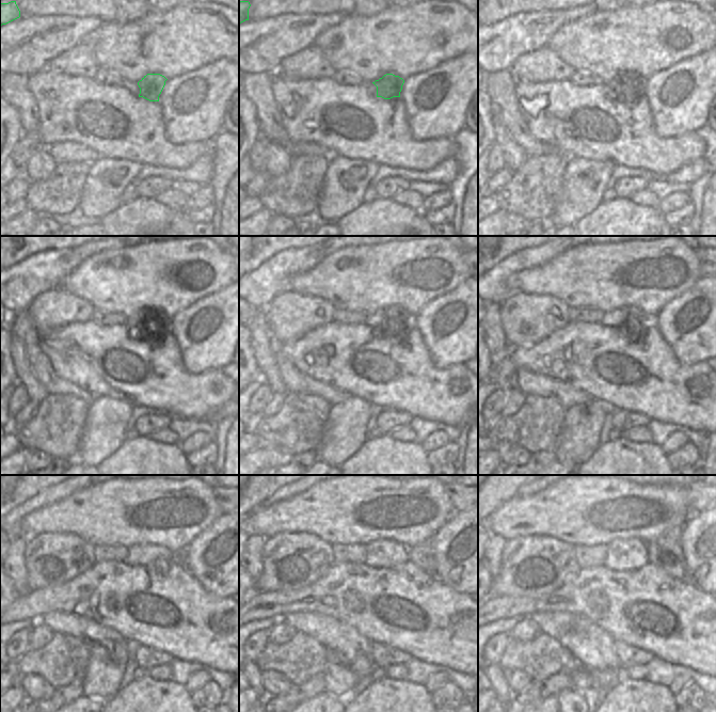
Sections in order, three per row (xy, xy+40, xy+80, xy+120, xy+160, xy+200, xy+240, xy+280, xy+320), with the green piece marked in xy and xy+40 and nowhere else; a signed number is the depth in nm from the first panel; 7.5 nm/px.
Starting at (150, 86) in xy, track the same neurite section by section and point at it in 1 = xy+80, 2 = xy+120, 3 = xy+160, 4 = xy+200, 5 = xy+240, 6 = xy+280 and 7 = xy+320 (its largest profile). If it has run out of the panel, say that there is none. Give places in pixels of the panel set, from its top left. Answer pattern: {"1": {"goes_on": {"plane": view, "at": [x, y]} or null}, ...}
{"1": {"goes_on": {"plane": "xy+80", "at": [627, 85]}}, "2": {"goes_on": {"plane": "xy+120", "at": [140, 320]}}, "3": {"goes_on": {"plane": "xy+160", "at": [379, 318]}}, "4": {"goes_on": {"plane": "xy+200", "at": [617, 318]}}, "5": {"goes_on": {"plane": "xy+240", "at": [145, 554]}}, "6": {"goes_on": {"plane": "xy+280", "at": [383, 553]}}, "7": {"goes_on": {"plane": "xy+320", "at": [630, 554]}}}

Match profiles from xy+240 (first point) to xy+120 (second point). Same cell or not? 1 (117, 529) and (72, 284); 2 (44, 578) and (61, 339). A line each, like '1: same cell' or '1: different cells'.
1: same cell
2: different cells

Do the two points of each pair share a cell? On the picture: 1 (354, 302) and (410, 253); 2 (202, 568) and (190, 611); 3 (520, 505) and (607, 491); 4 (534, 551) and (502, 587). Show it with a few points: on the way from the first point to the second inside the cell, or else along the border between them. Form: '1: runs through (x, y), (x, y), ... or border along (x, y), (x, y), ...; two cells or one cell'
1: runs through (368, 289), (382, 275), (393, 267), (396, 267); one cell
2: border along (186, 567), (211, 594), (219, 596); two cells
3: runs through (541, 505), (586, 505); one cell
4: runs through (523, 558), (510, 566), (510, 576); one cell

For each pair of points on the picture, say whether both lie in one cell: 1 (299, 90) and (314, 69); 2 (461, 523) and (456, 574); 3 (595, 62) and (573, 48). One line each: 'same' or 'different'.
1: different
2: same
3: same

